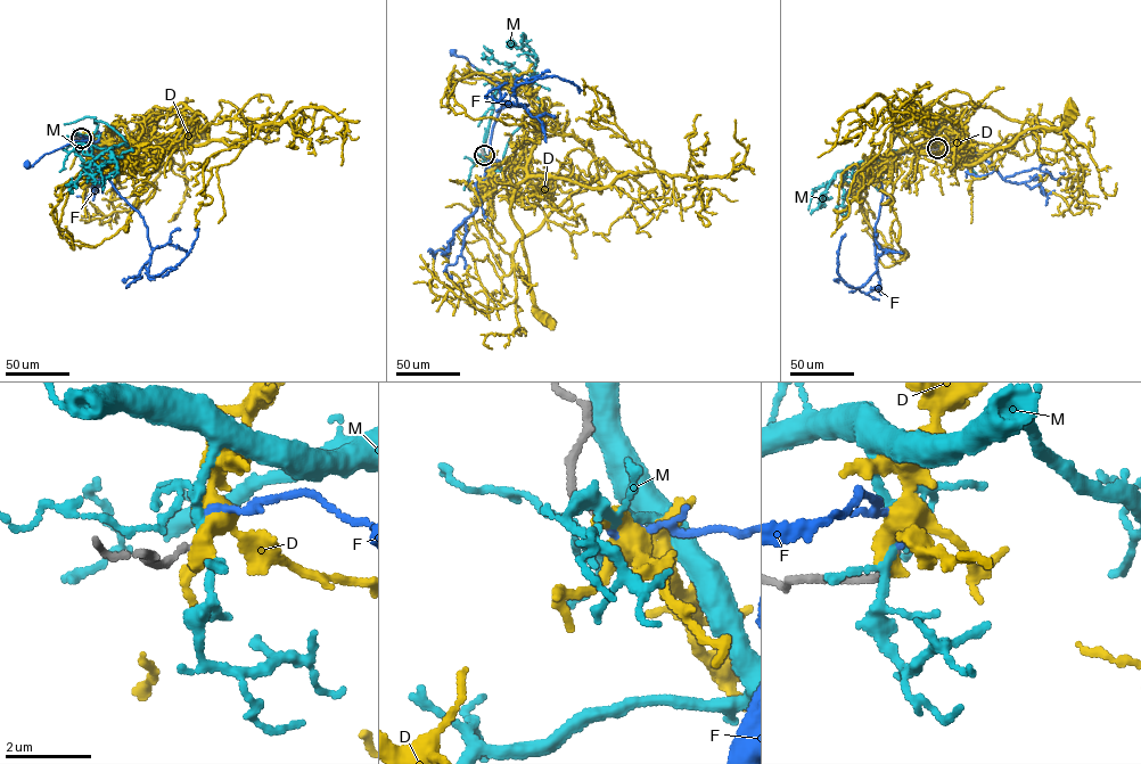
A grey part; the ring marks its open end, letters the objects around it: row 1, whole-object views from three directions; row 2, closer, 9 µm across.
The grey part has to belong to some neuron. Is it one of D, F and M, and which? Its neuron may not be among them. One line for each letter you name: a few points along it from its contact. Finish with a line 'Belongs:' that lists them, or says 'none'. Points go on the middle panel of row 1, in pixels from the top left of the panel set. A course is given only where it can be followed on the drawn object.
F: Its course: (484, 155), (489, 155), (492, 128), (510, 93), (466, 57), (452, 51)
Belongs: F

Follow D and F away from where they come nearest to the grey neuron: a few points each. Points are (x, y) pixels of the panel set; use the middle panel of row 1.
D: (483, 155), (495, 167), (510, 162), (525, 171), (514, 194), (511, 216), (522, 233), (535, 304), (548, 322)
F: (484, 155), (489, 155), (492, 128), (510, 93), (466, 57), (452, 51)

